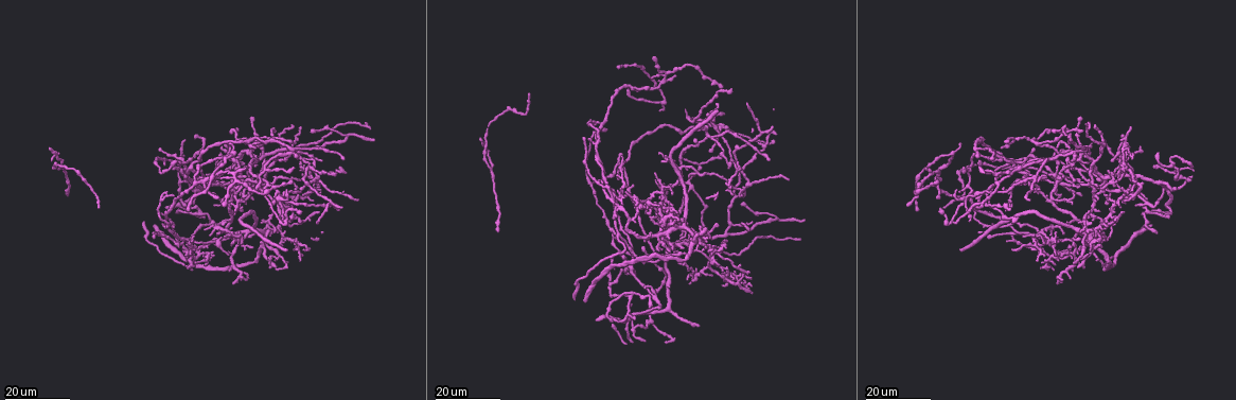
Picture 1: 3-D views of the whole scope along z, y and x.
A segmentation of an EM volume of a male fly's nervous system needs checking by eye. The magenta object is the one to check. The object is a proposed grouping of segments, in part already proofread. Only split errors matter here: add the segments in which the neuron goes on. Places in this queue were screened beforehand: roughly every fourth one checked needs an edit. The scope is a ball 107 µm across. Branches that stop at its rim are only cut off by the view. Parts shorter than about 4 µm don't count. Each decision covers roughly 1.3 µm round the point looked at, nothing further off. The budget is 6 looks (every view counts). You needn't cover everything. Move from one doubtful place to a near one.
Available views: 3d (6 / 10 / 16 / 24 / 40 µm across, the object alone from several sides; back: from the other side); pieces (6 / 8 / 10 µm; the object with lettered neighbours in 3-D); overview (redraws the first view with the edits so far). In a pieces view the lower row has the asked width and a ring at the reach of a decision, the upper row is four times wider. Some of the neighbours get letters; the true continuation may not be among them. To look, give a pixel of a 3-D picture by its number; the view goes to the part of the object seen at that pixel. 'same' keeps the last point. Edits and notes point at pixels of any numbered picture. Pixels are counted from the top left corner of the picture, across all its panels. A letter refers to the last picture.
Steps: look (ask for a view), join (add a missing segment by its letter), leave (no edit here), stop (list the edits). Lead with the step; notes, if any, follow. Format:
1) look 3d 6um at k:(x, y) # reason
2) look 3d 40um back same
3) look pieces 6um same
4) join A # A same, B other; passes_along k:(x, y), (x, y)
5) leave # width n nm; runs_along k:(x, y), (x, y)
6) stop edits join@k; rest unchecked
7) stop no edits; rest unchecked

look 3d 16um at 1:(613, 324) # an open end

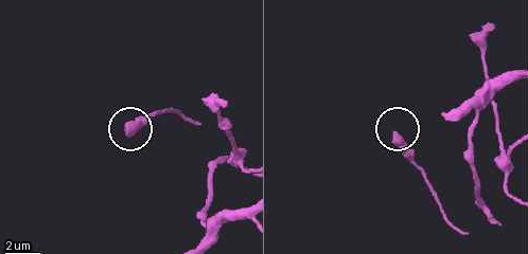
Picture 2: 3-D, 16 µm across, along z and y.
look pieces 6um at 2:(126, 130)

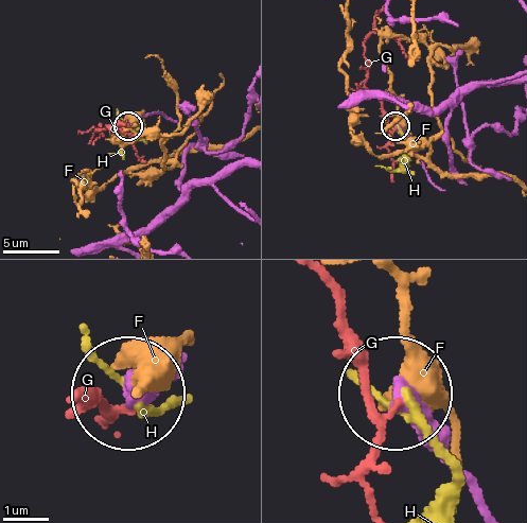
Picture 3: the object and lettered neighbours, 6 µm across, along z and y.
leave # F other, G other, H other; none of them fits

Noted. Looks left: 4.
look 3d 16um at 1:(1062, 176) # branch stops here

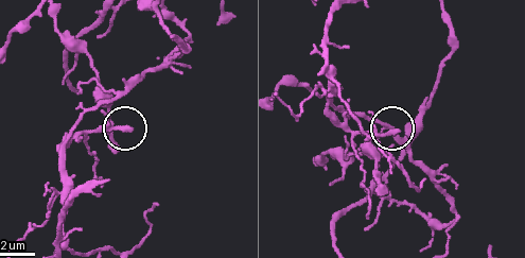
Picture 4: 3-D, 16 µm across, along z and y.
look pieces 6um at 4:(131, 130)

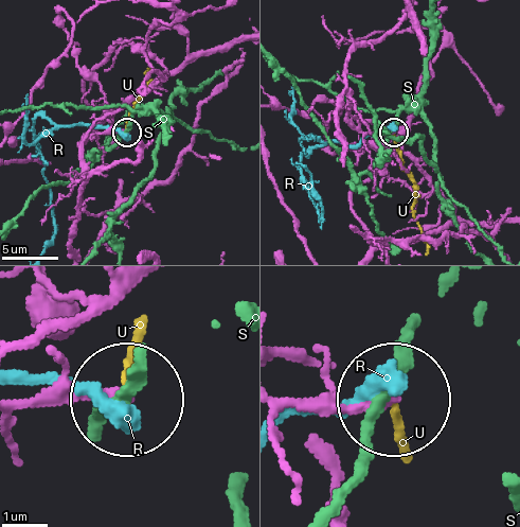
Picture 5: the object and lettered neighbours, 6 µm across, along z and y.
leave # R other, S other, U other; runs_along 5:(284, 397), (353, 408), (394, 400); none of them fits

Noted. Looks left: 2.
look 3d 24um at 1:(671, 247) # an open end

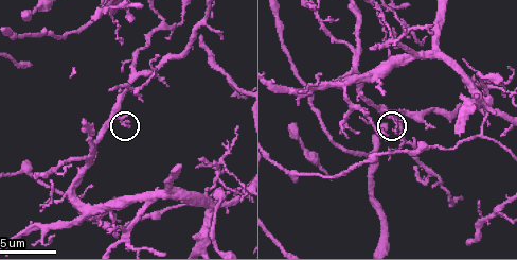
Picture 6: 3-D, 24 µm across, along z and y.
look pieces 10um at 6:(394, 132) # see the neighbours

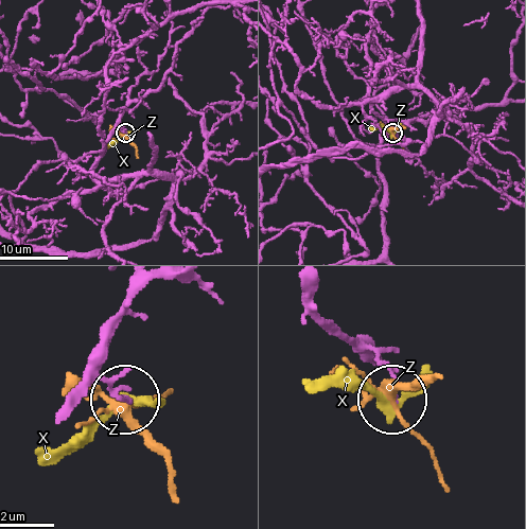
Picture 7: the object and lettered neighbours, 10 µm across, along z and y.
leave # X other, Z other; runs_along 7:(303, 285), (311, 305), (386, 367), (392, 399); none of them fits

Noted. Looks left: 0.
stop no edits; rest unchecked

